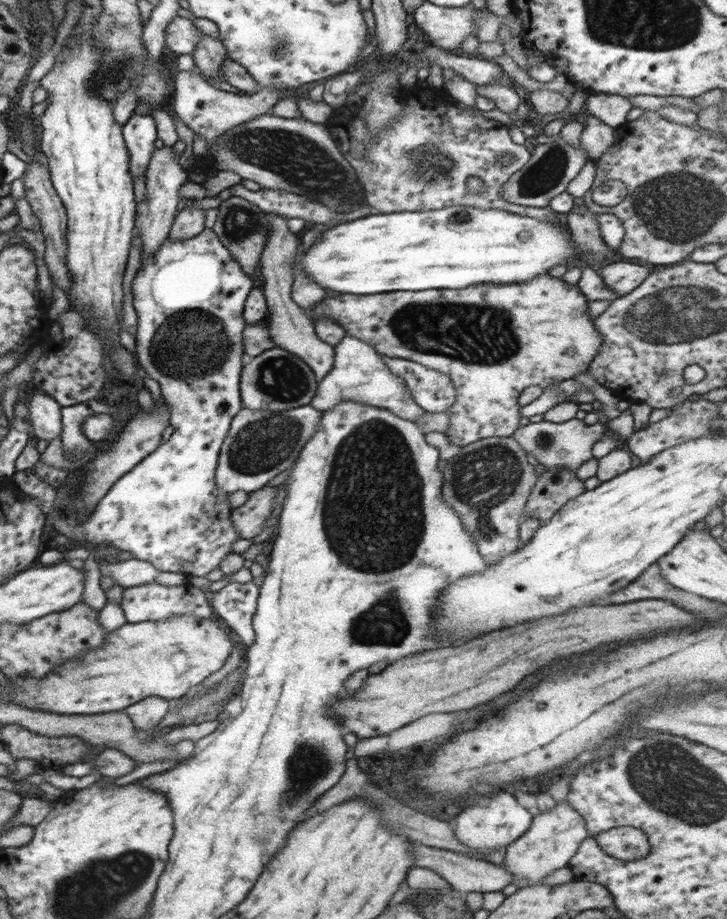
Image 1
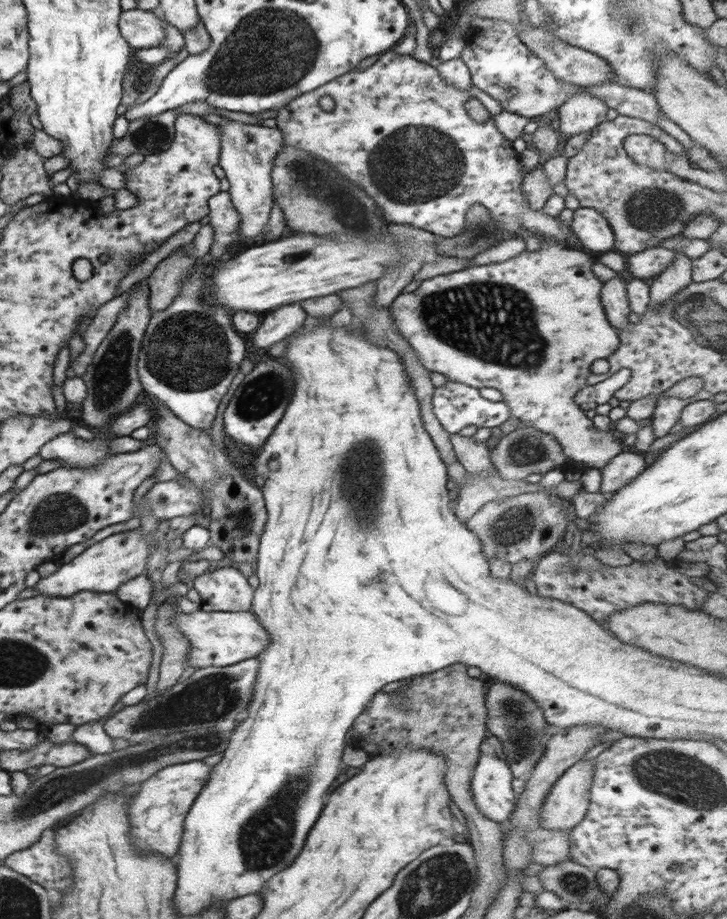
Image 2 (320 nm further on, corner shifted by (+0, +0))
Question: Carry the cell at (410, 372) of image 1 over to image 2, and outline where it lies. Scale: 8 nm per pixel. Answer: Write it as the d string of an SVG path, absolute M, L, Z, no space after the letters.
M450 380L444 386L435 387L432 398L434 414L444 430L450 434L458 433L462 428L472 425L478 428L494 428L511 416L510 407L503 400L493 402L484 399L478 389Z

